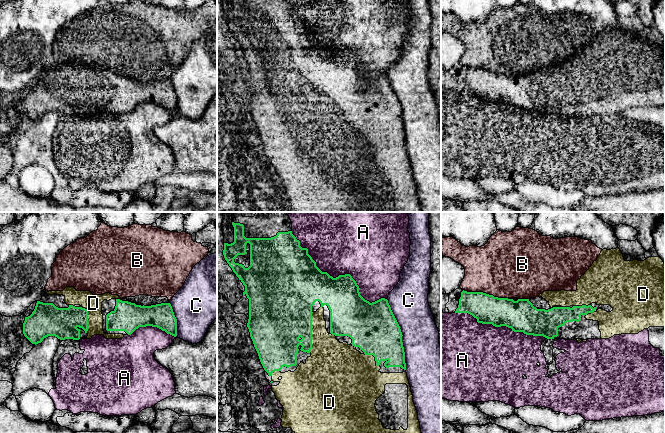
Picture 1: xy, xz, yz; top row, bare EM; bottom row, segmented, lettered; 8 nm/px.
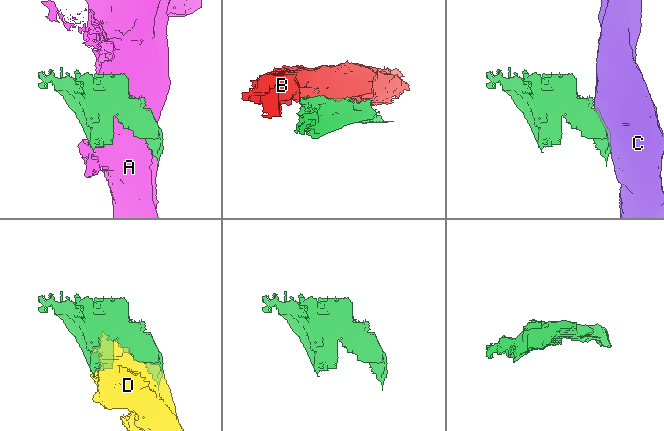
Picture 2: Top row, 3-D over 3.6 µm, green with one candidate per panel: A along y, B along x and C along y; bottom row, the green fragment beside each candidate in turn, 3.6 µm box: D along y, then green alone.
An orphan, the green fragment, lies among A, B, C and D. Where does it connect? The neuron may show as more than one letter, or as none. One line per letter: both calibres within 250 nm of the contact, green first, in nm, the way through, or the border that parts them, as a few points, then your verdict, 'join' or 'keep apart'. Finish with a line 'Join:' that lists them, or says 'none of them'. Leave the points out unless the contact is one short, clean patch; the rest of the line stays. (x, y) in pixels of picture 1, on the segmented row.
A: 300/460 nm | keep apart
B: 240/460 nm | keep apart
C: 380/300 nm | keep apart
D: 420/300 nm | join
Join: D

